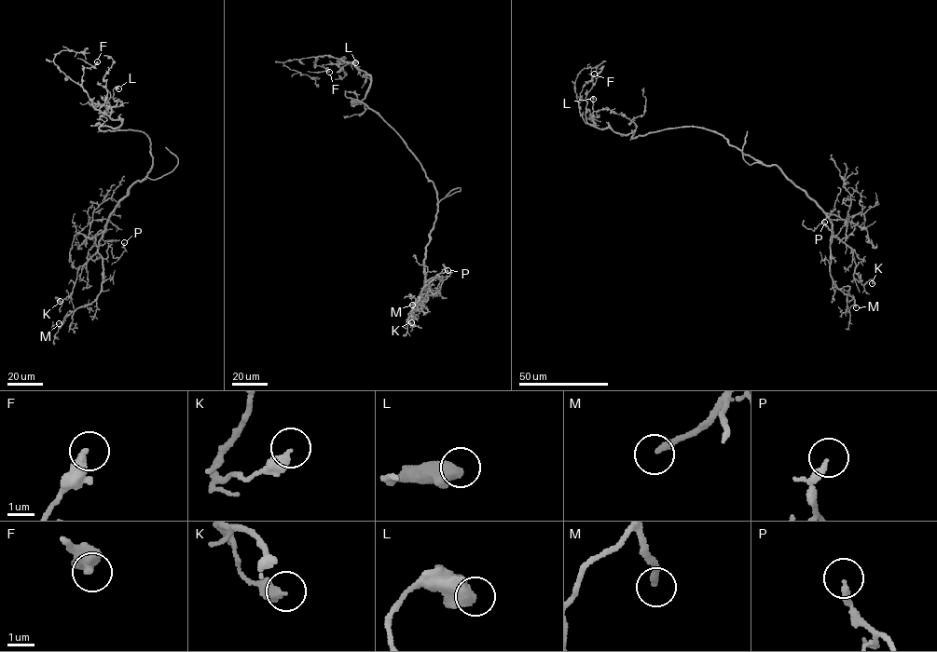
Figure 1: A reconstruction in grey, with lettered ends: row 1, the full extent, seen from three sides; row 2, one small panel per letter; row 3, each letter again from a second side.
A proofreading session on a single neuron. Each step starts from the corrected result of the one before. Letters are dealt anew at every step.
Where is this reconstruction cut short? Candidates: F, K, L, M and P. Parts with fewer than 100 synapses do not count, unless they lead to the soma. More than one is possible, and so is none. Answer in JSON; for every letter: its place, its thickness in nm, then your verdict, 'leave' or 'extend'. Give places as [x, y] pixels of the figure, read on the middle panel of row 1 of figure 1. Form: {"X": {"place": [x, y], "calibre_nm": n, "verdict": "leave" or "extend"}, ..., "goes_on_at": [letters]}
{"F": {"place": [329, 72], "calibre_nm": 440, "verdict": "leave"}, "K": {"place": [411, 322], "calibre_nm": 400, "verdict": "leave"}, "L": {"place": [355, 62], "calibre_nm": 440, "verdict": "leave"}, "M": {"place": [412, 305], "calibre_nm": 240, "verdict": "leave"}, "P": {"place": [447, 270], "calibre_nm": 160, "verdict": "leave"}, "goes_on_at": []}

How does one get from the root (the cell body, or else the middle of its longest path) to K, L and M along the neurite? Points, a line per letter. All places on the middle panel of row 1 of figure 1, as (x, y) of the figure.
K: (423, 169), (436, 191), (437, 210), (425, 248), (426, 282), (406, 324), (411, 322)
L: (423, 169), (392, 129), (354, 101), (365, 97), (371, 77), (355, 65), (357, 61), (350, 63), (355, 62)
M: (423, 169), (434, 183), (437, 201), (425, 248), (424, 282), (438, 274), (412, 305)

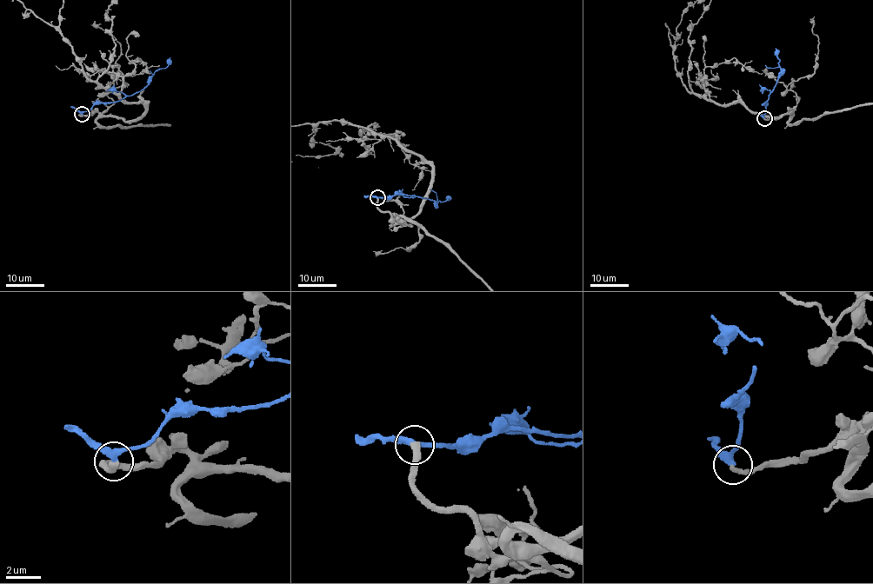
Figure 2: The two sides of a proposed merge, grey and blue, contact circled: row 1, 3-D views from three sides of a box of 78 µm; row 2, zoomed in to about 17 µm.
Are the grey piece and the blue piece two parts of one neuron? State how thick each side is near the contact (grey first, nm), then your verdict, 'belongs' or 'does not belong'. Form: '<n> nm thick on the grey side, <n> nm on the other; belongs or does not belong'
360 nm thick on the grey side, 300 nm on the other; belongs

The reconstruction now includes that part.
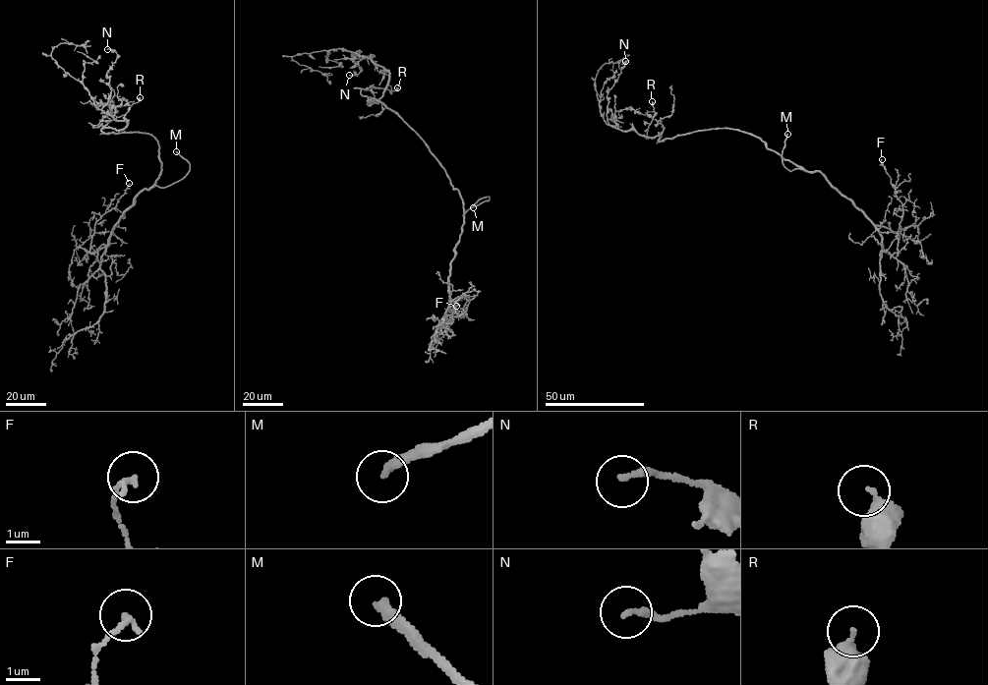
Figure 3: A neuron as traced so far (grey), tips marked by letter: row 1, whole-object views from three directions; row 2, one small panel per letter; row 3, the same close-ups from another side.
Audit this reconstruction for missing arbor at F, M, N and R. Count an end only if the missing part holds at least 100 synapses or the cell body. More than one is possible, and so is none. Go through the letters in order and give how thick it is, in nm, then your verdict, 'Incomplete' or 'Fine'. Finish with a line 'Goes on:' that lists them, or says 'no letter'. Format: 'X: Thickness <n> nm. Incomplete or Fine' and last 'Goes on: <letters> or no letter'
F: Thickness 170 nm. Fine
M: Thickness 280 nm. Incomplete
N: Thickness 170 nm. Fine
R: Thickness 360 nm. Fine
Goes on: M

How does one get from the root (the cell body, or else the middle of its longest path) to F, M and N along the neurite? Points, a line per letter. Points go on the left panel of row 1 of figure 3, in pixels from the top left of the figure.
F: (159, 145), (160, 175), (125, 210), (107, 244), (92, 254), (89, 250), (95, 222), (115, 206), (129, 183)
M: (159, 145), (161, 170), (154, 185), (159, 187), (181, 179), (189, 170), (189, 163), (176, 151)
N: (159, 145), (148, 134), (101, 130), (127, 124), (102, 109), (110, 94), (107, 72), (118, 55), (107, 49)

